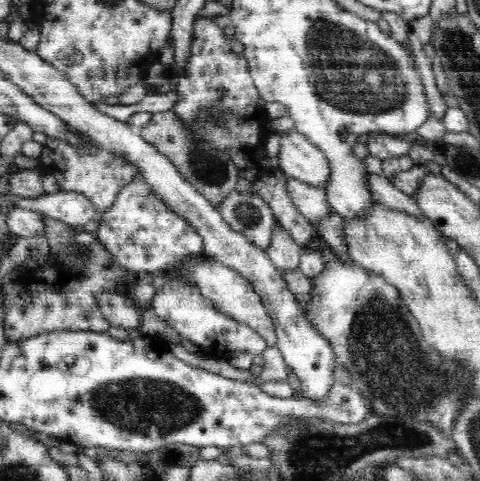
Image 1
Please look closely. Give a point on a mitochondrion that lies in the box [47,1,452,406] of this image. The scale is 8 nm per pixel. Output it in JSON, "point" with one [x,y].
{"point":[358,76]}

